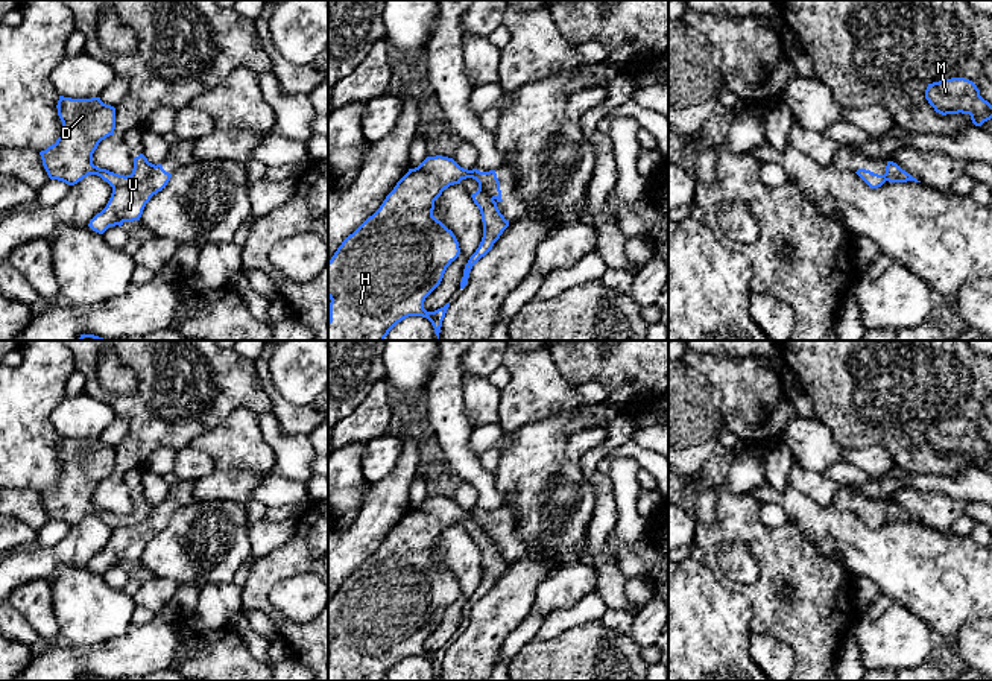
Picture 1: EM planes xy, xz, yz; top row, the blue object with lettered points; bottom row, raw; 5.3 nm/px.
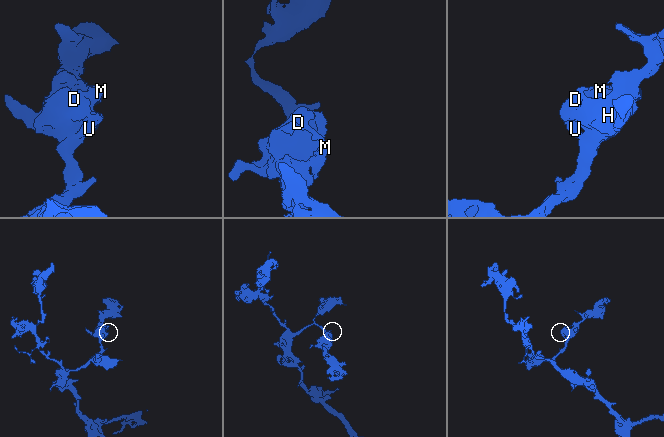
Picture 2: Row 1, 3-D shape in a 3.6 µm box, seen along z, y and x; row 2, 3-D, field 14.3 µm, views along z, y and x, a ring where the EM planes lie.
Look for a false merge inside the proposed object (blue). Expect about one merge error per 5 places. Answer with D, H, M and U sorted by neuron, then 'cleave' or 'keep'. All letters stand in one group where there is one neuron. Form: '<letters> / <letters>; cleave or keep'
D H M U; keep

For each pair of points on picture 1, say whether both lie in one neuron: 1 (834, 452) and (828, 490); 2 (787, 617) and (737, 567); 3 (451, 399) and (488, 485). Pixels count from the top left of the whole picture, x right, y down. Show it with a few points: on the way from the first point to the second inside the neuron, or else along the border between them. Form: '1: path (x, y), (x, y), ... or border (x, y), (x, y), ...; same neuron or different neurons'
1: border (795, 464), (821, 475); different neurons
2: border (720, 566), (729, 579), (743, 584), (760, 573); different neurons
3: path (451, 420), (458, 455), (467, 464); same neuron

